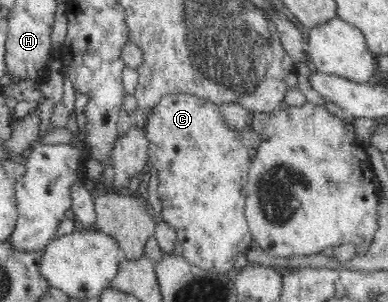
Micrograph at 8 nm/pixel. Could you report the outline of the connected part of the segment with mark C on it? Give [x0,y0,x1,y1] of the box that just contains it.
[144,94,253,274]

